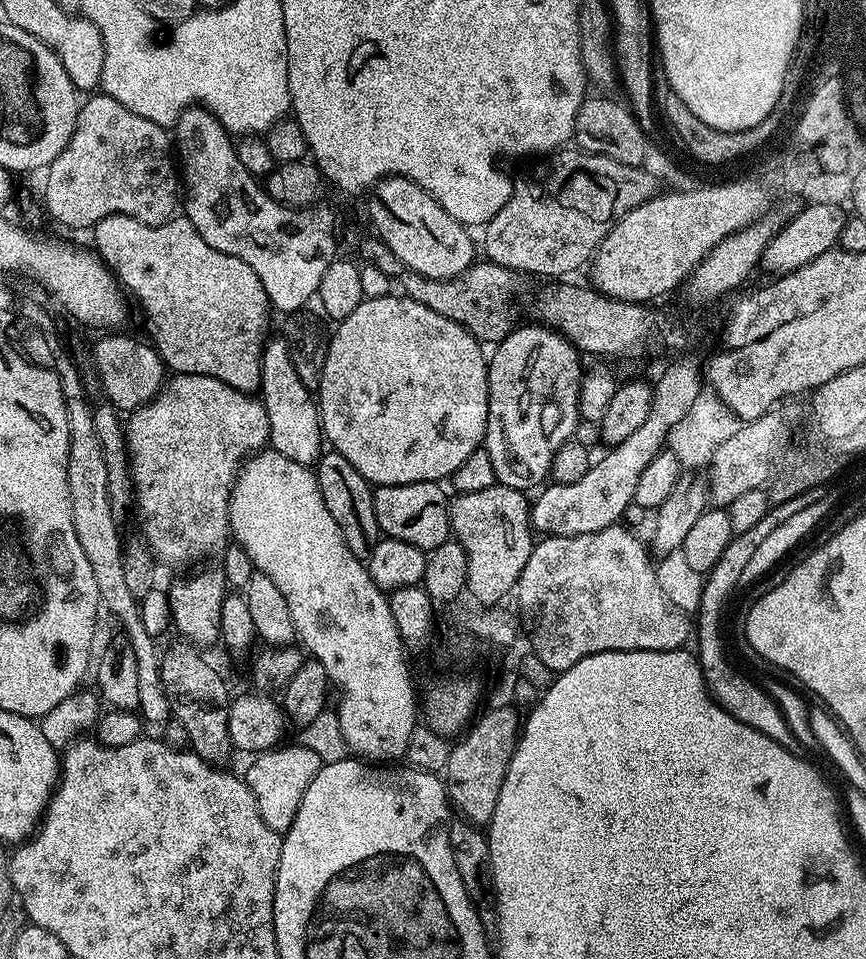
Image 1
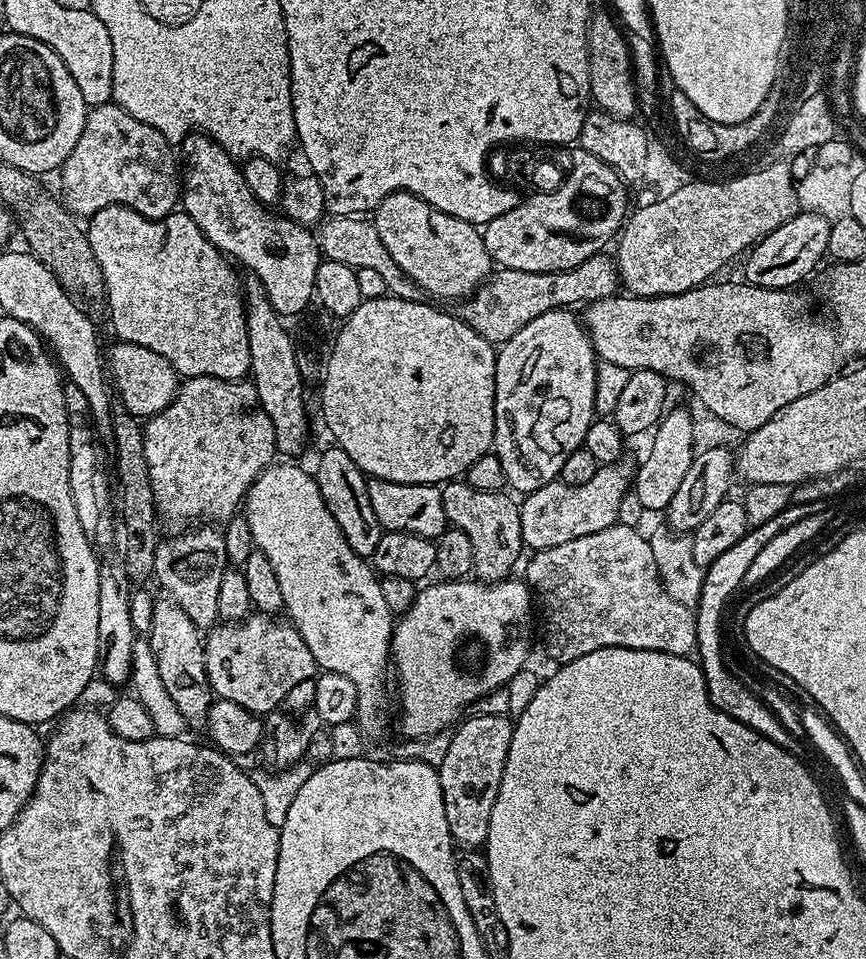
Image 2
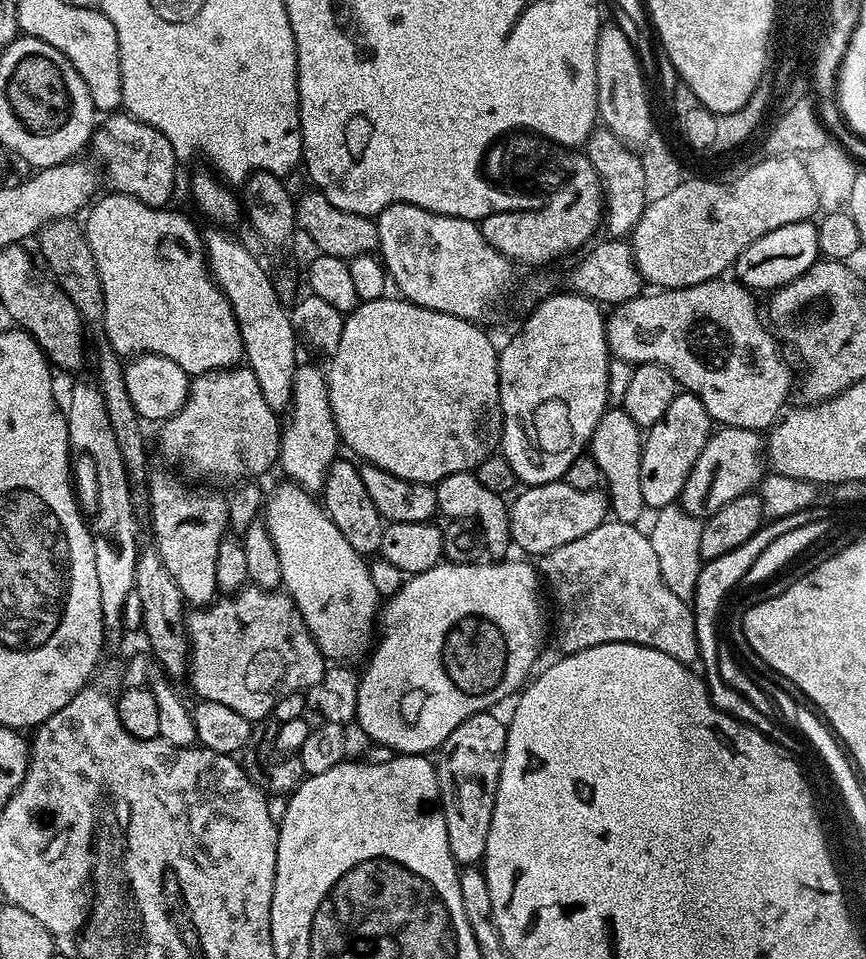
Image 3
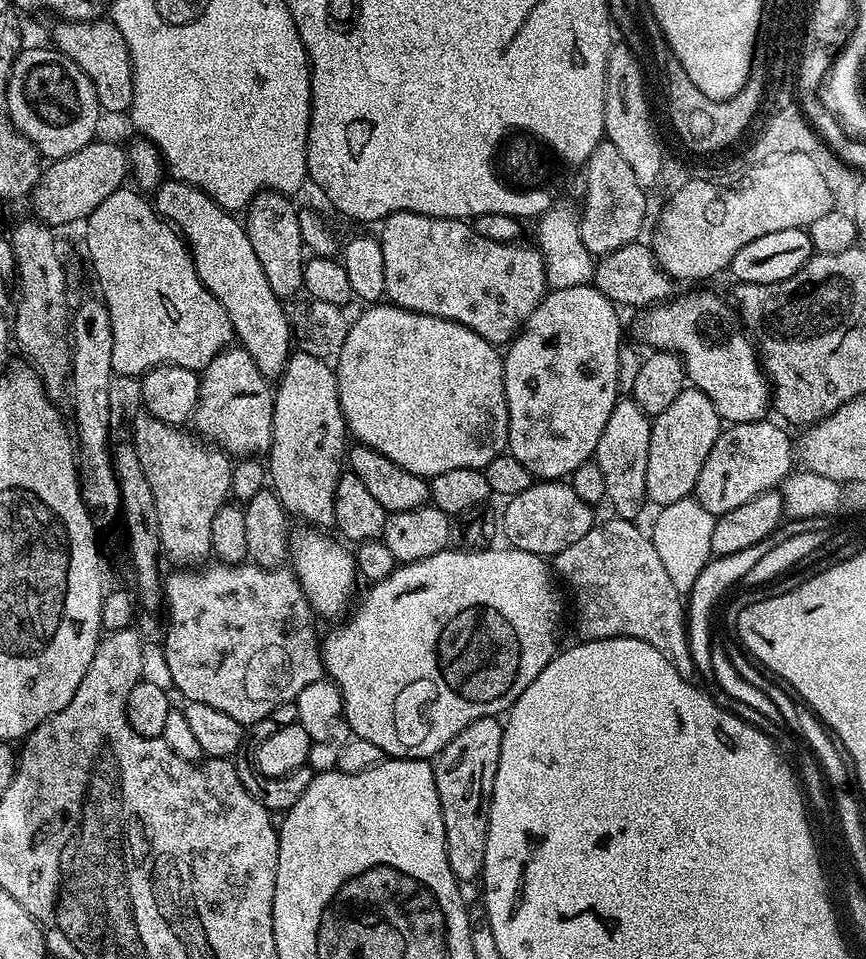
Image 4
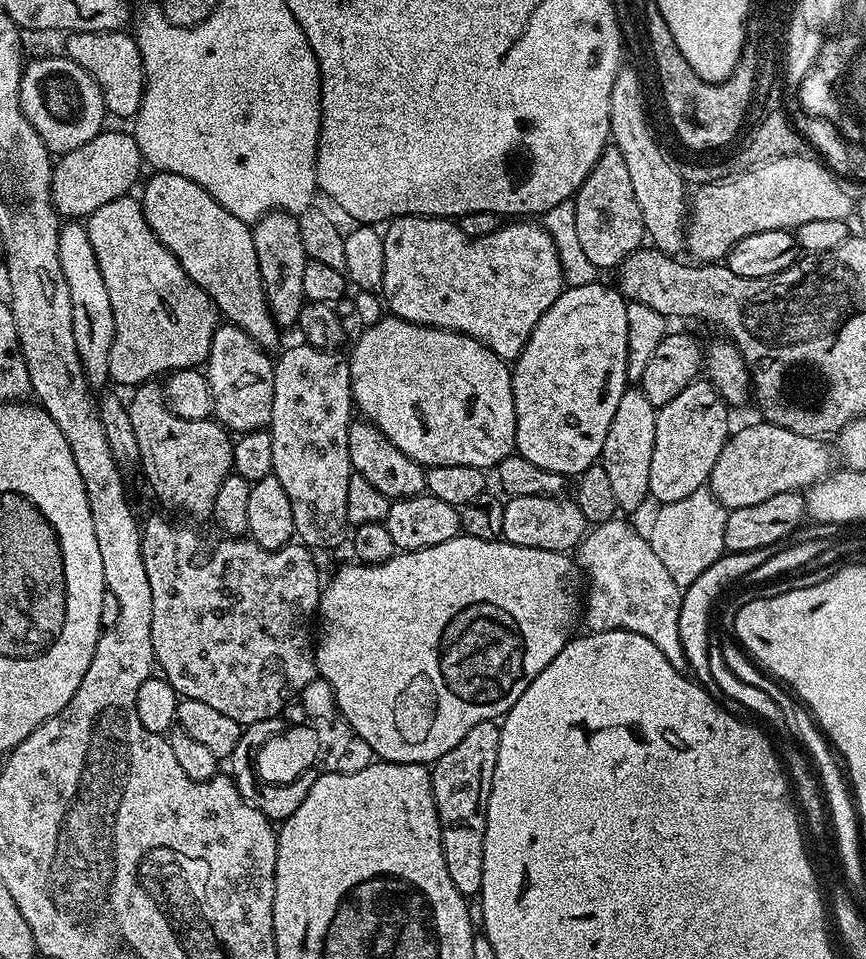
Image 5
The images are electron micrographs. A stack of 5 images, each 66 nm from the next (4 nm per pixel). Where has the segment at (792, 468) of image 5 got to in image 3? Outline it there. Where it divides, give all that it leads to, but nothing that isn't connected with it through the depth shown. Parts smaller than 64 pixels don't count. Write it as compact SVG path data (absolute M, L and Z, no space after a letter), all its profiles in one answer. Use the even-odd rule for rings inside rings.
M717 427L708 437L706 446L702 446L702 454L698 454L698 462L694 462L690 478L686 478L686 486L678 504L694 517L710 517L722 510L726 502L734 502L734 498L749 495L759 485L765 472L766 440L760 432Z

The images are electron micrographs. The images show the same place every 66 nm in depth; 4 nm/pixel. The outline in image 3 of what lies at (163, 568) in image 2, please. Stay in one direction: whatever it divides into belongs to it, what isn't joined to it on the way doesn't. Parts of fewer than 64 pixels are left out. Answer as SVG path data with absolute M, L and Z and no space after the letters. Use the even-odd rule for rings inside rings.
M154 470L147 473L147 483L146 487L148 489L148 501L147 507L152 508L152 530L156 534L156 539L154 539L154 545L157 550L158 555L161 558L162 566L169 571L170 578L178 586L178 590L185 601L192 606L207 606L217 599L218 589L216 587L216 575L218 574L218 546L222 541L226 539L226 533L229 531L228 525L228 496L223 492L211 492L208 488L188 488L175 476L172 472L154 472Z

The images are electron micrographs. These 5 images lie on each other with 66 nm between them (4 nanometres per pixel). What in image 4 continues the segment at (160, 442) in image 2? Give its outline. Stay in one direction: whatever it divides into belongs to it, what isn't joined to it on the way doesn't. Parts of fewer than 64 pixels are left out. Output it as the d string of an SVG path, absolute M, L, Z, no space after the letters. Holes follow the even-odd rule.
M225 348L202 370L200 397L191 423L196 424L195 431L205 441L223 448L233 458L259 457L271 448L274 388L245 348Z

